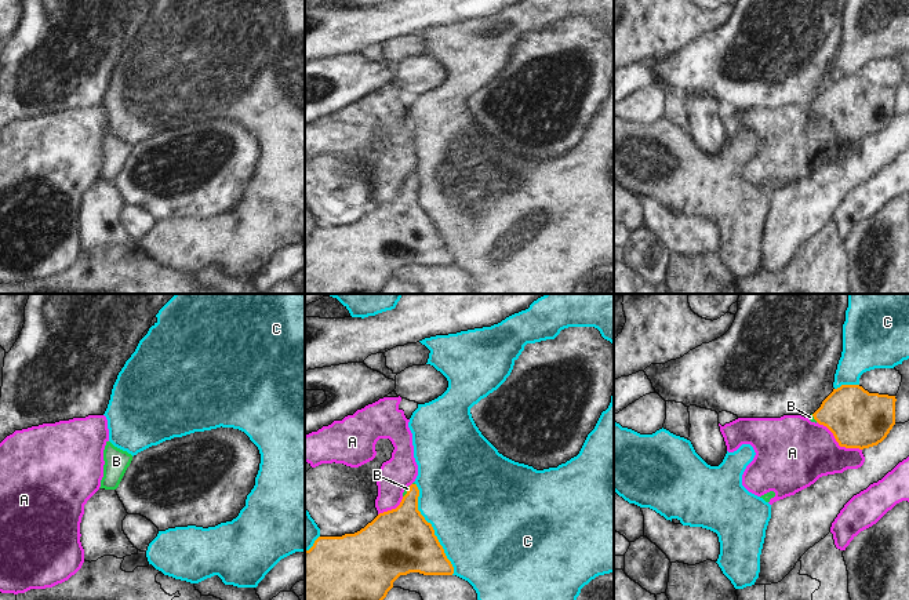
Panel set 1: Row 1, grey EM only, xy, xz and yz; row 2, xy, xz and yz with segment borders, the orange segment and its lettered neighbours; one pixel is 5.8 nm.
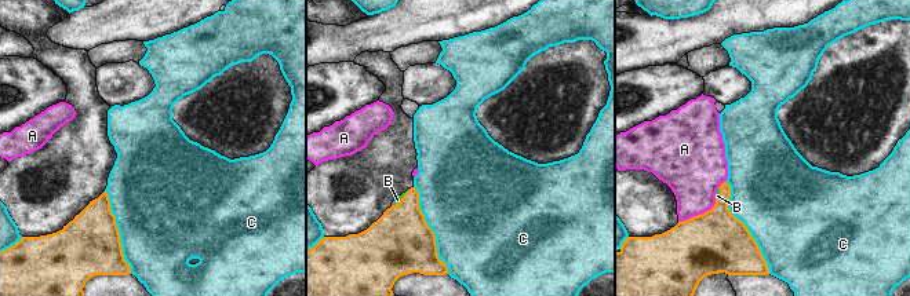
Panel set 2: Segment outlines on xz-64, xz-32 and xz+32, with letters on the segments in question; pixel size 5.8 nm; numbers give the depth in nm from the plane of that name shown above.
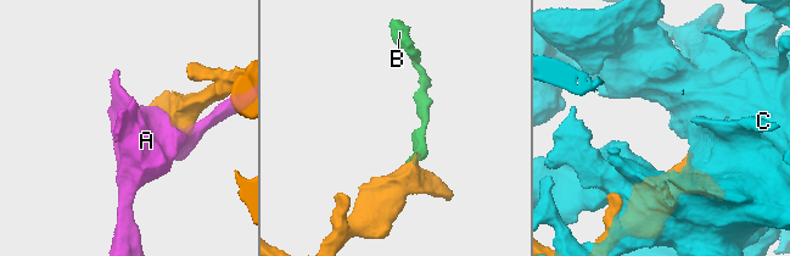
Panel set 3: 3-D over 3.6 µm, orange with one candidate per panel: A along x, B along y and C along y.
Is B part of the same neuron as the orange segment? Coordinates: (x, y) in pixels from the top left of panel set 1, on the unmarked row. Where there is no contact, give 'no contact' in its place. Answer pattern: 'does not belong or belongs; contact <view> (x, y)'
belongs; contact xz (407, 182)

